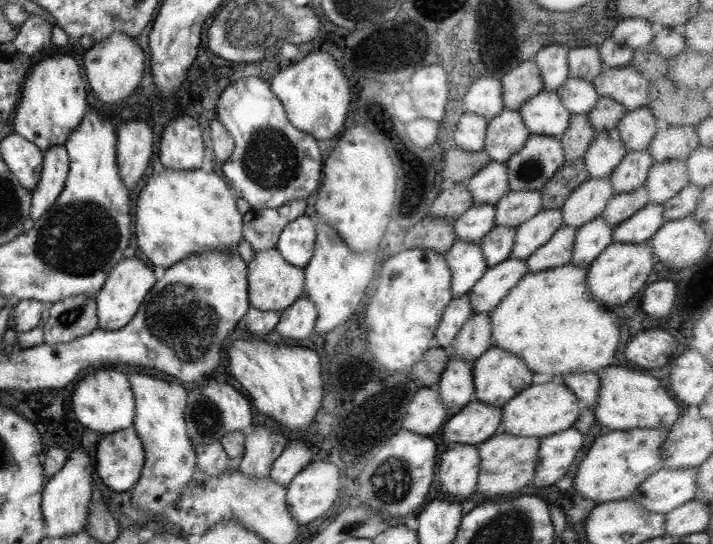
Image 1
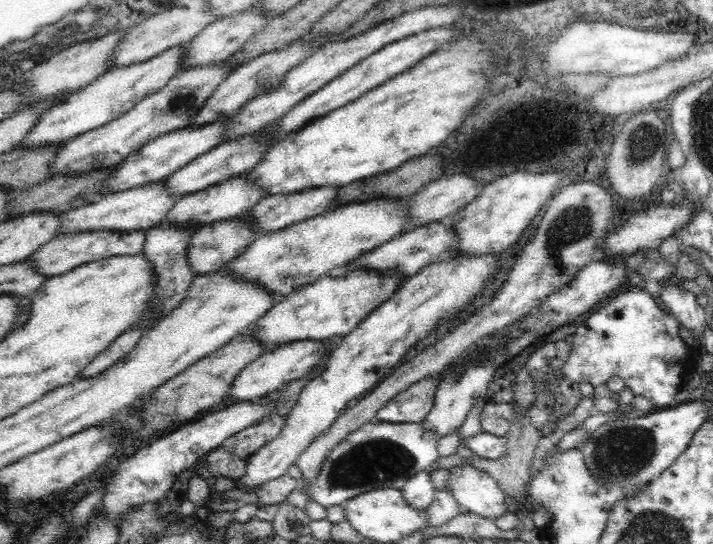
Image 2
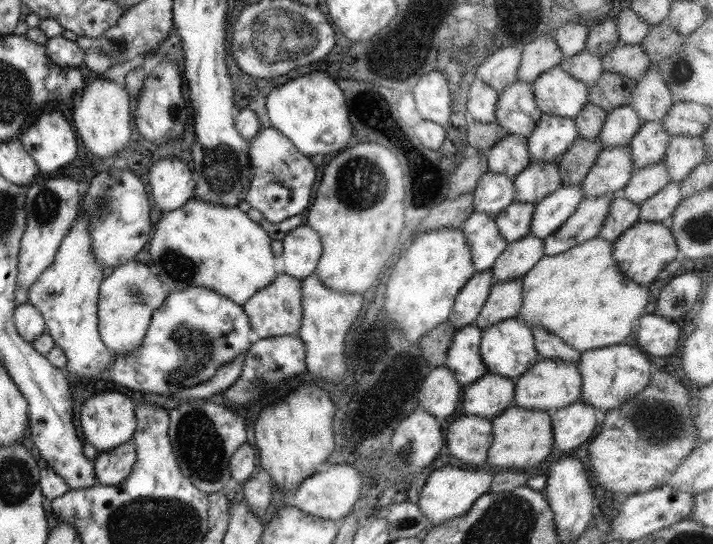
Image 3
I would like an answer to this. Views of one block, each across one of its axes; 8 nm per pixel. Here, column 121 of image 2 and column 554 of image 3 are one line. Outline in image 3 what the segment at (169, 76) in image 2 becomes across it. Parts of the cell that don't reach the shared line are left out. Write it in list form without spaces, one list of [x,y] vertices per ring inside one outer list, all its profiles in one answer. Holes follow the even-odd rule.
[[[553,66],[541,72],[532,82],[533,98],[540,114],[571,119],[588,103],[588,86]]]

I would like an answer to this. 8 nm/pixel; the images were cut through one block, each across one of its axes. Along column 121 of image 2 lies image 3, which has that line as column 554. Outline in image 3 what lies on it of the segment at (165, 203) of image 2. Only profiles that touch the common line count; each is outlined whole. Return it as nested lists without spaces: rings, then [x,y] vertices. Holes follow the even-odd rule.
[[[580,184],[560,186],[534,206],[529,234],[543,239],[556,232],[582,202]]]

